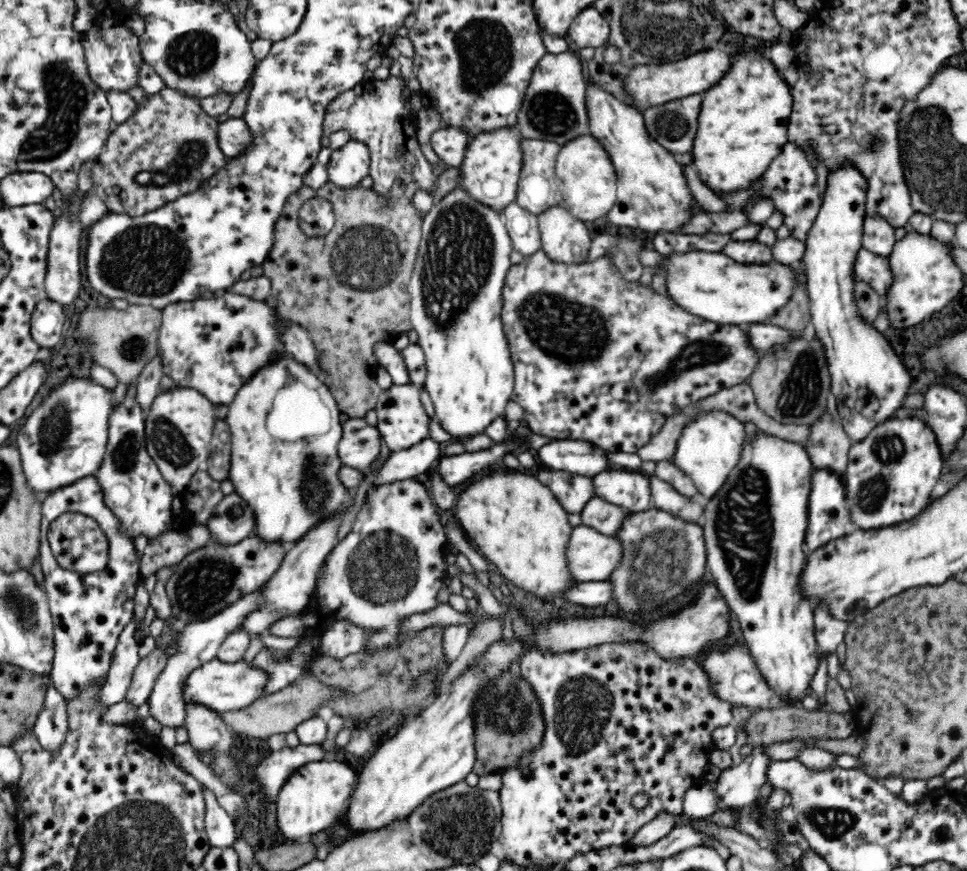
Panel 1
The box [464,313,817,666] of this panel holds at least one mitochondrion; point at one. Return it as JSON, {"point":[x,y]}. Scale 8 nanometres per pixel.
{"point":[744,525]}

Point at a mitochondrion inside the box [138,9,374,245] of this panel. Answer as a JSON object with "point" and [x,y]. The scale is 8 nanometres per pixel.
{"point":[191,55]}

